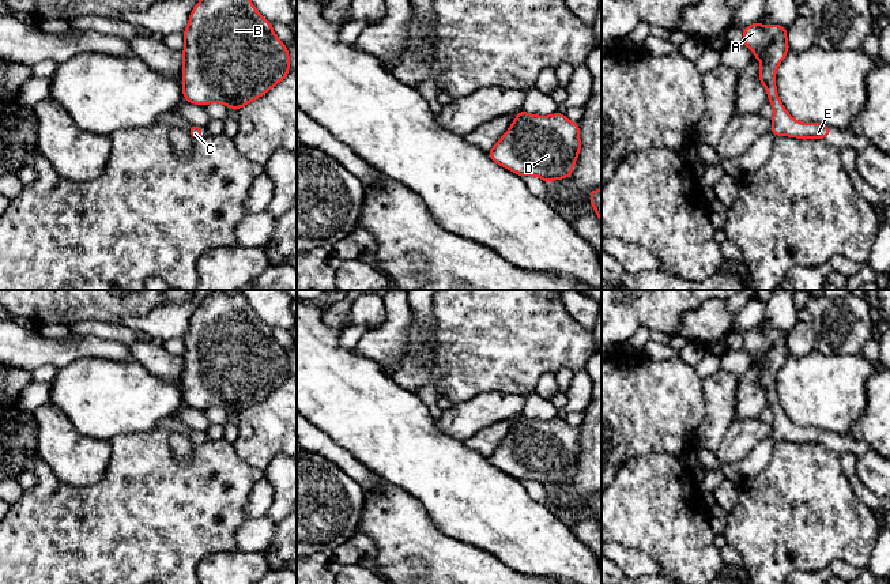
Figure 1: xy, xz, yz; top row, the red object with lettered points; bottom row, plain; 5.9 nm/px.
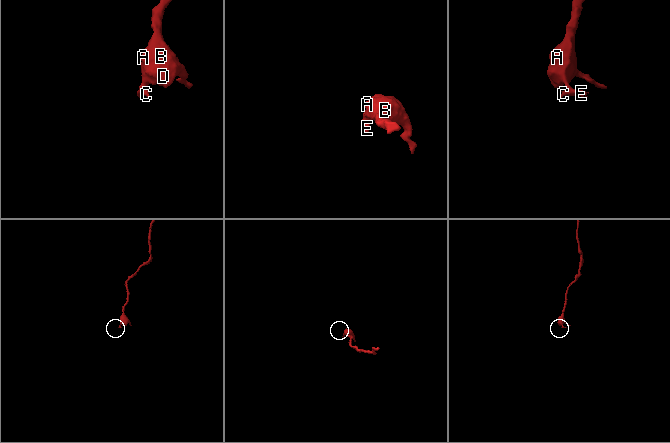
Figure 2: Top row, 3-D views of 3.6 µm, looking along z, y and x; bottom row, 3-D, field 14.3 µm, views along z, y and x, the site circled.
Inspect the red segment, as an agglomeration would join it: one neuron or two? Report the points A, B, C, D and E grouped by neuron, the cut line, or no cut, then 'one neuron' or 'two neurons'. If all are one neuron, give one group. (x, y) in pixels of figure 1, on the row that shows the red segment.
A B C D E | no cut | one neuron

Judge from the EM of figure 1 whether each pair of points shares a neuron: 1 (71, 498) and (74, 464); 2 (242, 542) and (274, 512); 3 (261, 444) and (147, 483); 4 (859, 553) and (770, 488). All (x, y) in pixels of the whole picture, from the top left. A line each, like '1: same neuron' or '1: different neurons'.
1: different neurons
2: different neurons
3: different neurons
4: same neuron

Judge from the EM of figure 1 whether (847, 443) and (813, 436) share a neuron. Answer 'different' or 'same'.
same

